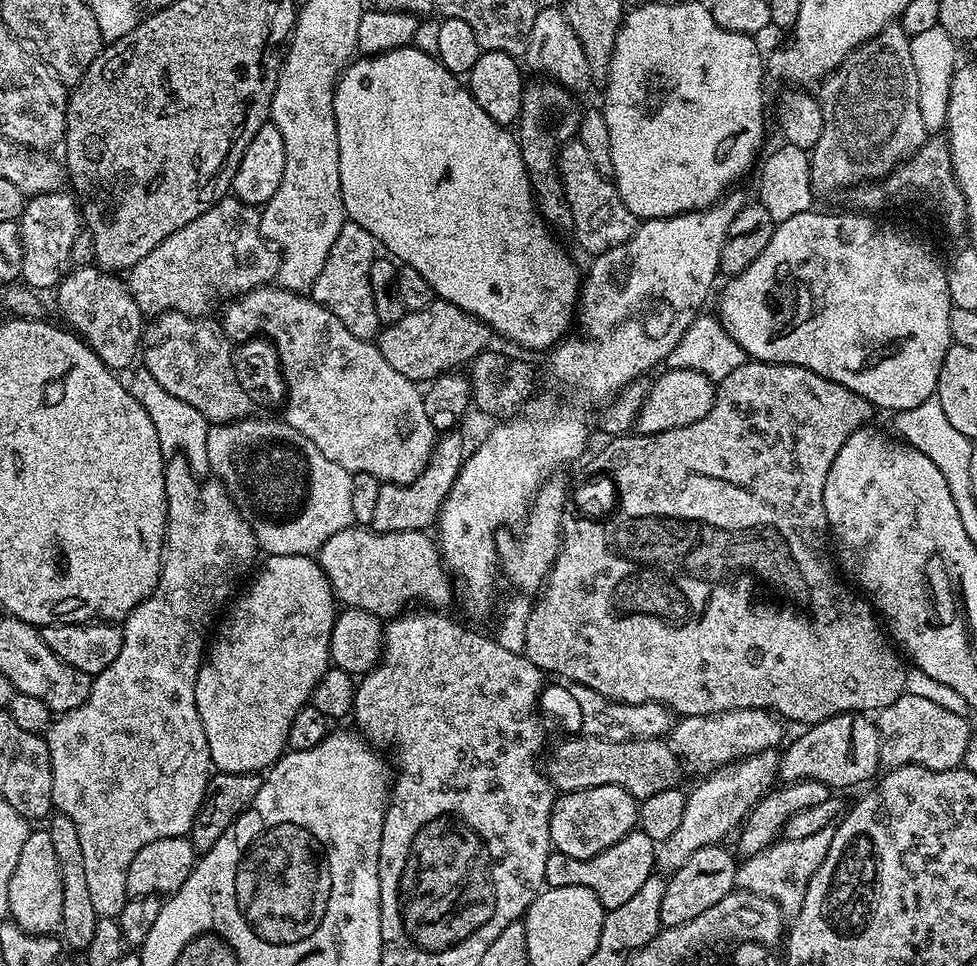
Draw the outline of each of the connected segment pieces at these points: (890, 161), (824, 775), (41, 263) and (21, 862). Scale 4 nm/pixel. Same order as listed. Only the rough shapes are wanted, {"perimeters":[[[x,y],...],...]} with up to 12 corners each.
{"perimeters":[[[887,24],[819,85],[812,191],[922,147],[910,38]],[[871,715],[805,727],[780,752],[781,781],[830,790],[881,771]],[[67,191],[31,197],[18,221],[20,280],[55,289],[73,267],[82,212]],[[46,830],[29,831],[8,914],[26,934],[61,931],[62,872]]]}

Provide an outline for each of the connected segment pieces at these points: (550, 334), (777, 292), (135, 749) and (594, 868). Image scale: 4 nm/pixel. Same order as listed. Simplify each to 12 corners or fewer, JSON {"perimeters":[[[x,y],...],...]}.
{"perimeters":[[[414,46],[334,89],[347,219],[551,349],[582,272],[517,137]],[[875,215],[777,224],[721,290],[745,357],[903,414],[933,396],[945,261]],[[165,463],[164,559],[46,733],[97,917],[214,775],[194,682],[258,545]],[[627,832],[590,858],[553,850],[547,887],[586,886],[617,908],[654,875],[656,845]]]}

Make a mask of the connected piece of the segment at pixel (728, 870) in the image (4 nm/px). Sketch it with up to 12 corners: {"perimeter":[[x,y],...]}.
{"perimeter":[[702,846],[667,877],[661,925],[682,926],[736,888],[737,857]]}

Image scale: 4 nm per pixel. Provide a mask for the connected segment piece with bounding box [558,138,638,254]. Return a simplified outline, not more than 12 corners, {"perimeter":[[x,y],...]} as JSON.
{"perimeter":[[578,138],[560,145],[572,232],[591,254],[636,232],[615,183]]}

